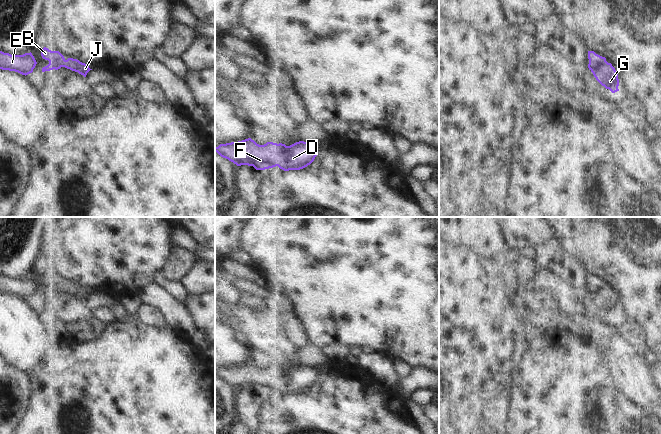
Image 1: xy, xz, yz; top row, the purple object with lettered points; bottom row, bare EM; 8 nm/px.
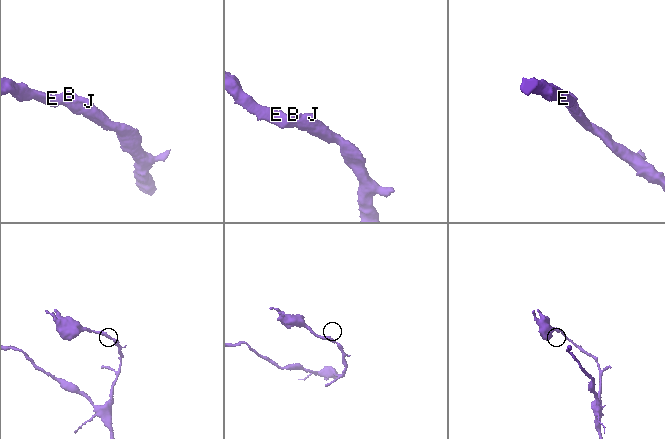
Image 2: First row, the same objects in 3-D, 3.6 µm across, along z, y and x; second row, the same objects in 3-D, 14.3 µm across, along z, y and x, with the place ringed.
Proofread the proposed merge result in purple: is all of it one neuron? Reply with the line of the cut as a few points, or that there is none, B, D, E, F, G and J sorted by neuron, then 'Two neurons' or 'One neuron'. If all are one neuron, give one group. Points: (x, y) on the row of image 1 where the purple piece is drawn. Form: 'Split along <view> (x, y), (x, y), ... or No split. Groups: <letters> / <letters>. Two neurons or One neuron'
No split. Groups: B D E F G J. One neuron.

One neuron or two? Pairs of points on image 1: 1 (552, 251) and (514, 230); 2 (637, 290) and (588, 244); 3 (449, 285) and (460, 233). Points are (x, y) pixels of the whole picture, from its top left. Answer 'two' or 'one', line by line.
1: two
2: one
3: two

